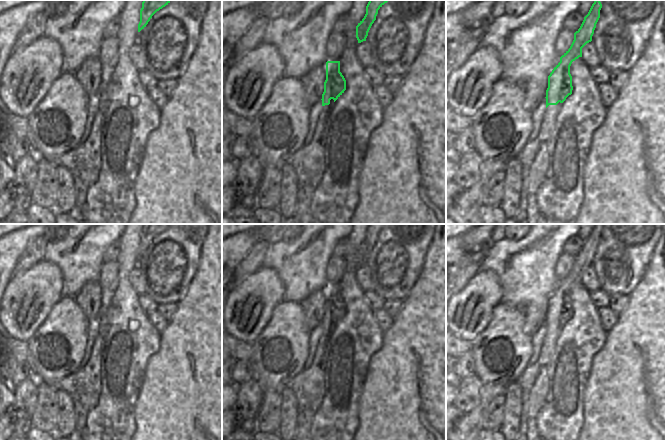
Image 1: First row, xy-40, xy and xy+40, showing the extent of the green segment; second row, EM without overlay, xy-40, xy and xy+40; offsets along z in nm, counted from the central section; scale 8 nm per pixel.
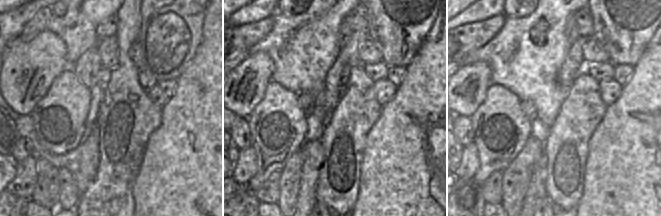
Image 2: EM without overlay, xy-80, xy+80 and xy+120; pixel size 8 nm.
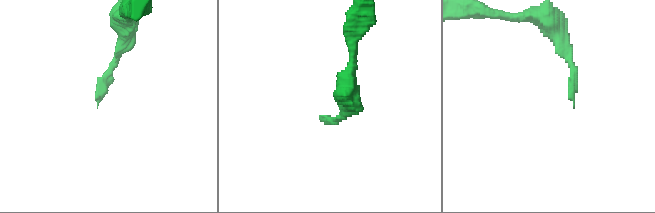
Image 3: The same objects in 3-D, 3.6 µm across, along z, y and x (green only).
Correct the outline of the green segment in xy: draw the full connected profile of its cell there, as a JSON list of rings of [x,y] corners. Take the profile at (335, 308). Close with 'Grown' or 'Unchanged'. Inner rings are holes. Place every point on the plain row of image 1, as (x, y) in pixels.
[[[340,285],[326,286],[326,304],[322,318],[322,334],[316,346],[314,360],[289,382],[288,386],[298,400],[298,426],[292,440],[312,440],[312,420],[324,398],[324,368],[328,356],[328,344],[335,325],[346,314],[346,304],[340,296]]]. Grown

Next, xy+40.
[[[595,224],[580,252],[574,257],[570,272],[560,281],[560,286],[548,300],[545,321],[547,333],[540,356],[533,365],[528,365],[516,380],[522,388],[520,432],[516,440],[540,440],[536,420],[548,394],[548,364],[562,327],[572,318],[570,290],[573,285],[582,281],[582,272],[592,265],[601,232],[600,224]]]. Grown

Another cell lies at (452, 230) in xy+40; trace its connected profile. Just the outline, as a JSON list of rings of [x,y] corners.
[[[446,224],[446,239],[463,235],[467,231],[483,224]]]

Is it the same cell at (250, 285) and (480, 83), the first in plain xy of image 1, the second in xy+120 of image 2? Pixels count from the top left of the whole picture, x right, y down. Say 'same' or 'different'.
same

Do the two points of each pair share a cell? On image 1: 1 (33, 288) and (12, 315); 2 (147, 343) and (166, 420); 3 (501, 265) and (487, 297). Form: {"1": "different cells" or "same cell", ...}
{"1": "same cell", "2": "different cells", "3": "different cells"}

